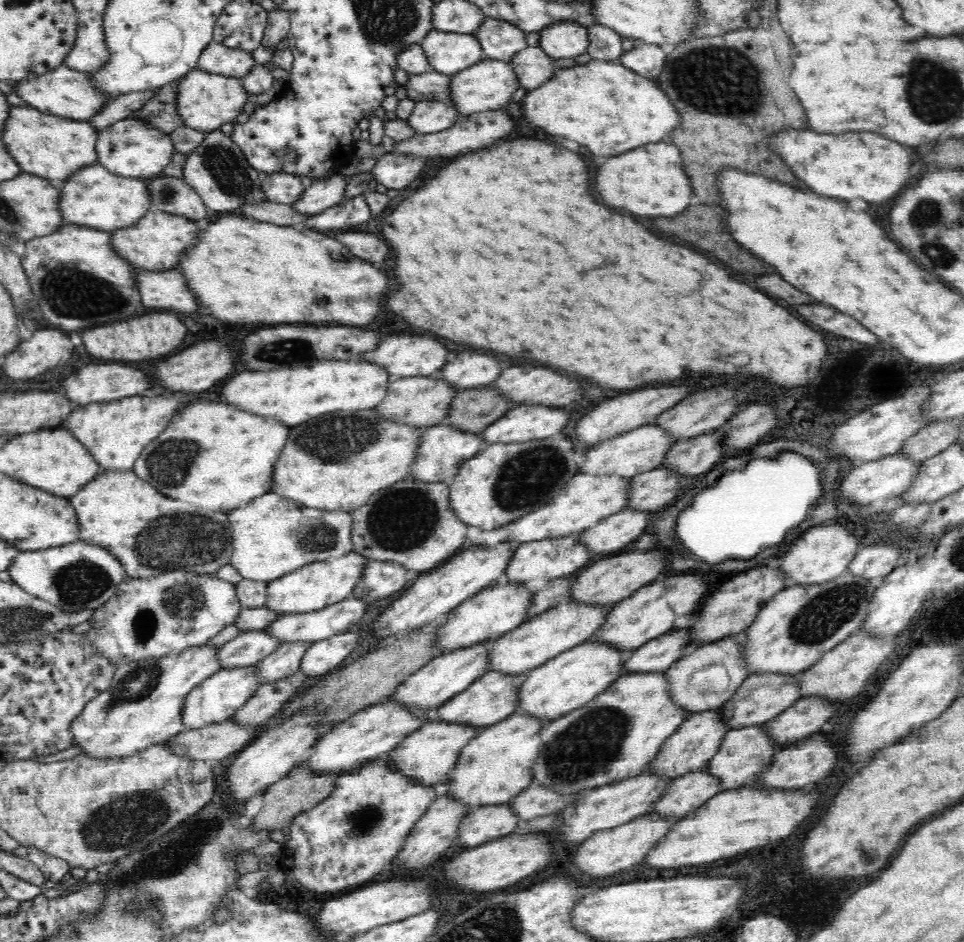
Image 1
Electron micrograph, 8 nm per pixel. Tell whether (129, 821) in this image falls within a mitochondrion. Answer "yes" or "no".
yes

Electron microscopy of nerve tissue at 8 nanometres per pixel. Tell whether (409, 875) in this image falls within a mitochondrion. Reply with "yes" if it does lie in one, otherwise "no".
no

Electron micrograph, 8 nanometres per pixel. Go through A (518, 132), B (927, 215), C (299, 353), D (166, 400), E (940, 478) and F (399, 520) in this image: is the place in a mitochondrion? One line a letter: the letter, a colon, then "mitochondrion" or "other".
A: other
B: mitochondrion
C: mitochondrion
D: other
E: other
F: mitochondrion

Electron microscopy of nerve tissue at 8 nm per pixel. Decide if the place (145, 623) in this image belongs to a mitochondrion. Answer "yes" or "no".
yes

